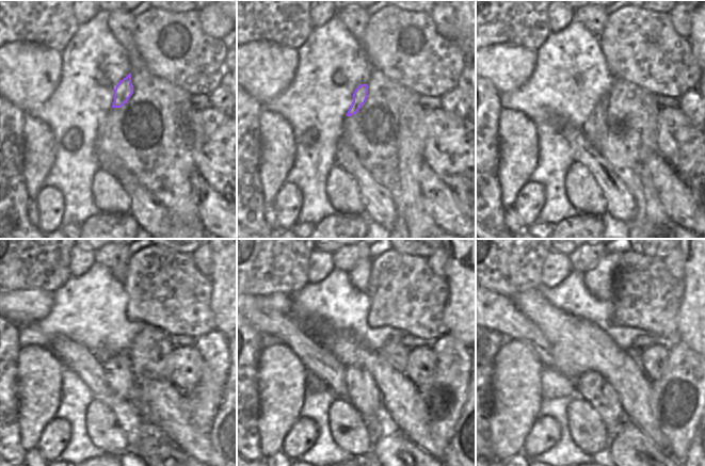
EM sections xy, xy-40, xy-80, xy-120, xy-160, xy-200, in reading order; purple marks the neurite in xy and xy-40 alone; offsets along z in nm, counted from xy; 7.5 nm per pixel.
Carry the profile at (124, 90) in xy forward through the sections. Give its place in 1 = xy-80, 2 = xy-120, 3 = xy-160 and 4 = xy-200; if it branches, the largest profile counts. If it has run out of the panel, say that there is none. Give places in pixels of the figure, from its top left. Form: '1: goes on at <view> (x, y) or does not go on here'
1: goes on at xy-80 (594, 126)
2: goes on at xy-120 (118, 375)
3: goes on at xy-160 (362, 391)
4: goes on at xy-200 (591, 386)

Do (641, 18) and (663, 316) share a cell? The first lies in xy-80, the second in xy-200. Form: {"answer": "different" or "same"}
{"answer": "same"}

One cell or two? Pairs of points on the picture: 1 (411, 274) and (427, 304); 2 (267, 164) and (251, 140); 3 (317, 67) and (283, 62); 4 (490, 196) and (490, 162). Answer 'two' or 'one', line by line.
1: one
2: two
3: two
4: one

